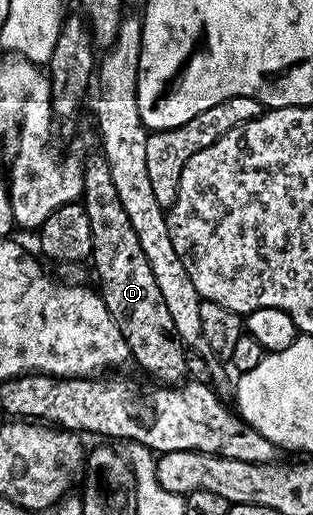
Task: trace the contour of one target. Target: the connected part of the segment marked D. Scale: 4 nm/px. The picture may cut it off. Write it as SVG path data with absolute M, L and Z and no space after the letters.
M102 153L83 159L81 202L85 213L89 213L89 225L93 228L93 249L89 263L95 266L95 275L99 278L97 290L105 301L105 309L109 309L109 317L117 321L117 329L121 329L121 337L125 337L131 359L139 362L140 369L148 371L156 379L156 384L182 384L188 378L188 352L169 317L149 260L137 241L128 214L117 197L112 174L109 173L109 163Z

